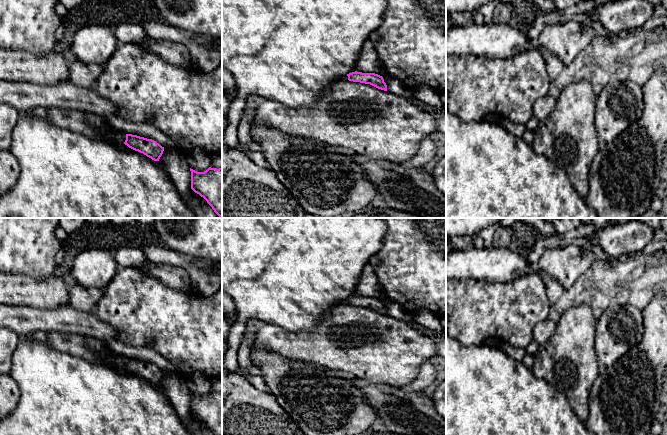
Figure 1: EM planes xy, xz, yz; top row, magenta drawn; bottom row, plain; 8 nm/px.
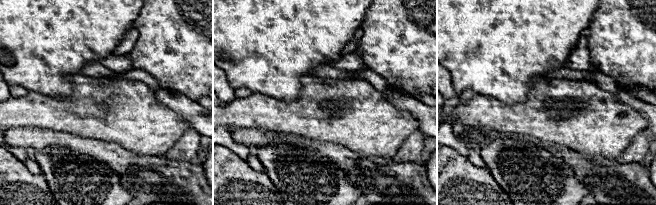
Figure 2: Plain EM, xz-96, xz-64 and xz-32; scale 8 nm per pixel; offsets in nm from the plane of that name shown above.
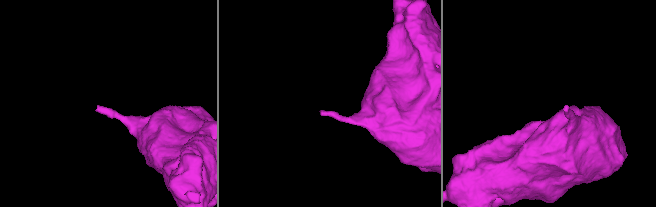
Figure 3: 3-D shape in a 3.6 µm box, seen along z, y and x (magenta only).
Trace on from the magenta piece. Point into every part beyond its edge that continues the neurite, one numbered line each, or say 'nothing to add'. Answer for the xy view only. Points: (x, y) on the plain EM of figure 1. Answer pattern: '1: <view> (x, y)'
1: xy (120, 361)

